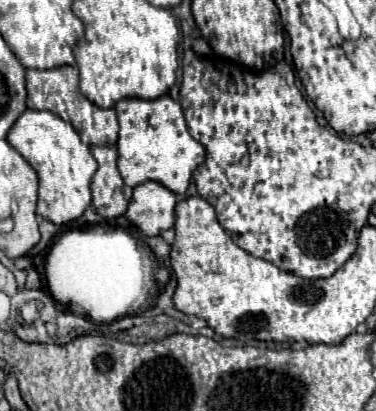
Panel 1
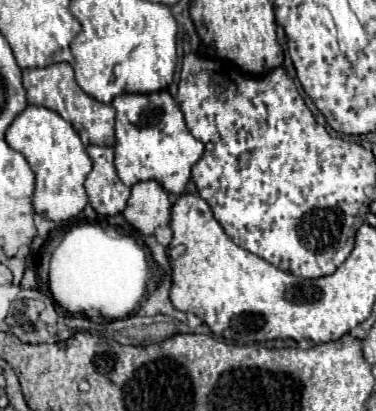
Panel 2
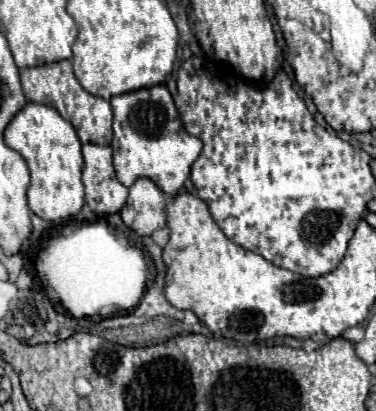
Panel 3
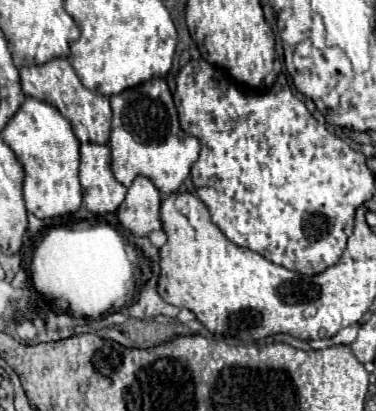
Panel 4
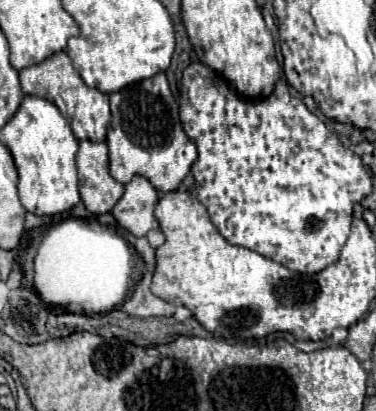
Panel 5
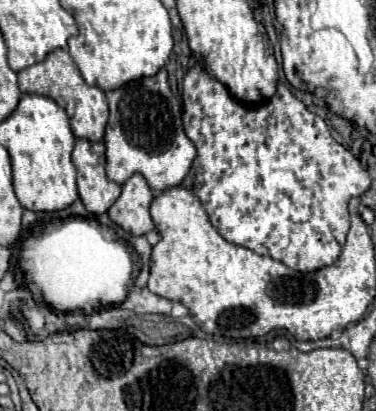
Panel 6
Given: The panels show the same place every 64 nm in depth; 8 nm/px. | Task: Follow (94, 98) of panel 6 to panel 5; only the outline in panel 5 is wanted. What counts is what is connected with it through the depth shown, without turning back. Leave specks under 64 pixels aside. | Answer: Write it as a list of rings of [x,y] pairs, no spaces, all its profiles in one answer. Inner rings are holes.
[[[58,52],[50,56],[48,60],[44,60],[42,64],[34,64],[20,70],[20,84],[22,84],[24,94],[34,94],[34,96],[54,102],[62,114],[70,120],[70,126],[78,140],[90,140],[90,142],[106,140],[106,130],[110,124],[108,96],[102,94],[100,90],[86,88],[86,84],[76,74],[72,60],[68,58],[66,52]]]

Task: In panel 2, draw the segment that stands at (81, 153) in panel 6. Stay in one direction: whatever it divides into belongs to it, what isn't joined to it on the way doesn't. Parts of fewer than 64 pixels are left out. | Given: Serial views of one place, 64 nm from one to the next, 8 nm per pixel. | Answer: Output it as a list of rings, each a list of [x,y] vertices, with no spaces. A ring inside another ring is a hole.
[[[86,146],[94,168],[86,178],[86,192],[90,206],[100,216],[116,216],[126,208],[130,188],[122,184],[114,168],[114,148]]]

